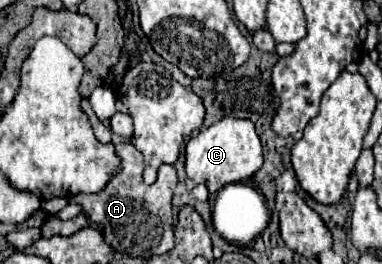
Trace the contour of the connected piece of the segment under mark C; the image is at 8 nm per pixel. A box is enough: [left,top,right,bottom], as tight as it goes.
[186,117,262,195]

